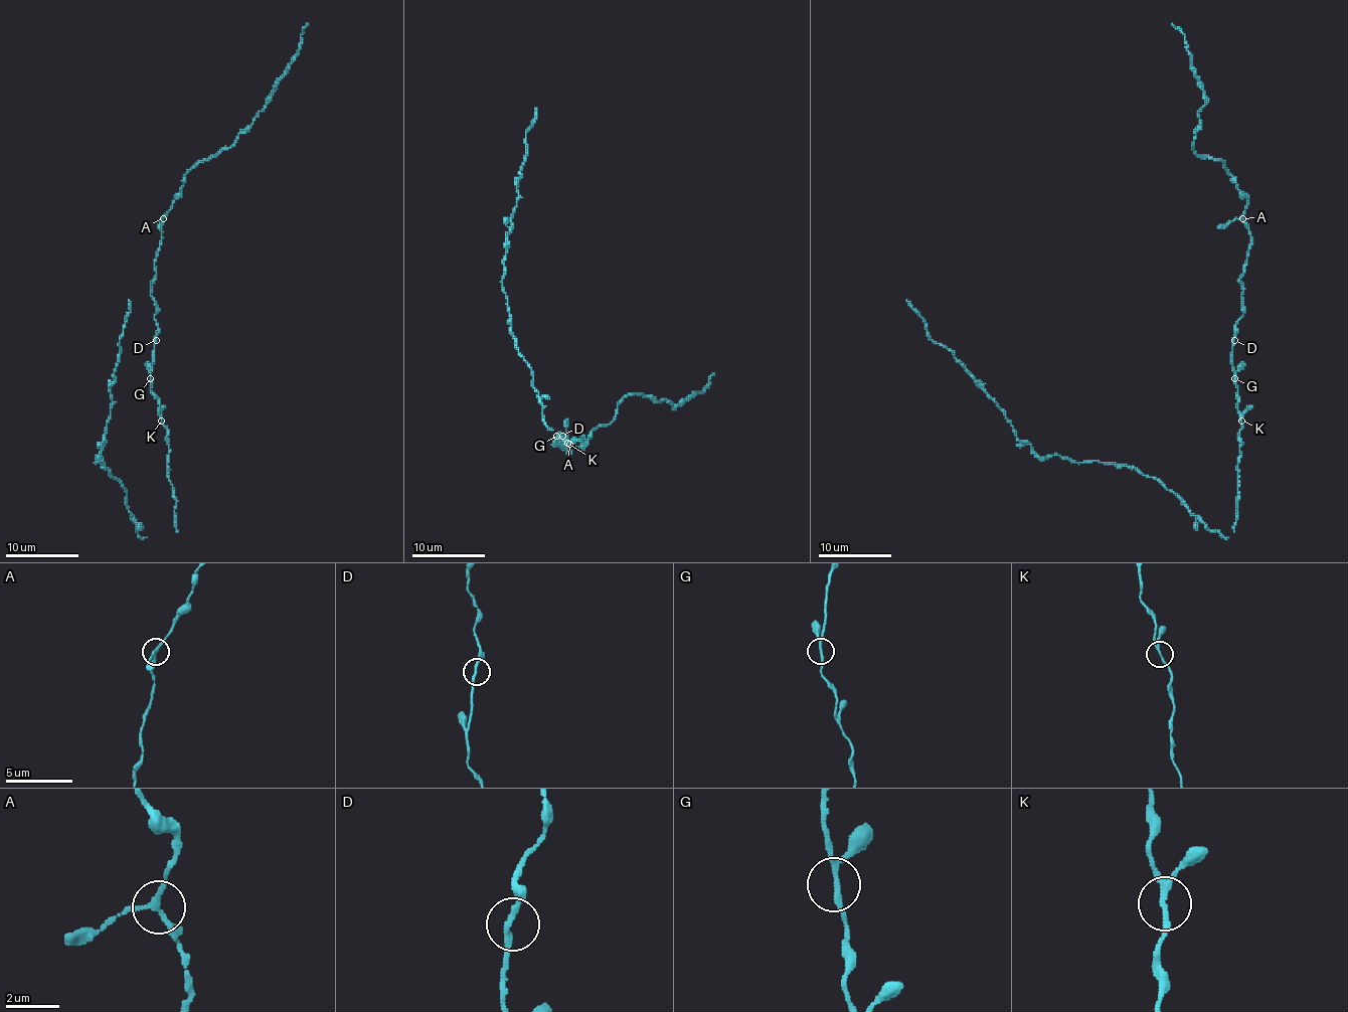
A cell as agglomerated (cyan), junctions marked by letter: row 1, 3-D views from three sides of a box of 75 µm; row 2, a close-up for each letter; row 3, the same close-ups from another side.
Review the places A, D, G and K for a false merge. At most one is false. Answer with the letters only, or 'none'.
none

